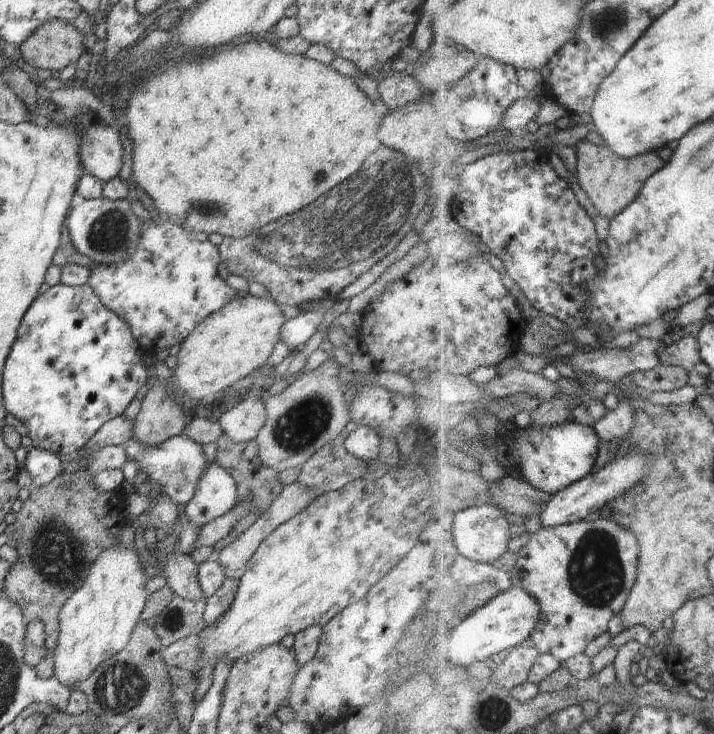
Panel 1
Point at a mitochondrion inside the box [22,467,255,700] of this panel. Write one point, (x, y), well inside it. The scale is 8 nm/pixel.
(57, 552)

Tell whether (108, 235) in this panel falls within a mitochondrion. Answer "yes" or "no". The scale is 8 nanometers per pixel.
yes

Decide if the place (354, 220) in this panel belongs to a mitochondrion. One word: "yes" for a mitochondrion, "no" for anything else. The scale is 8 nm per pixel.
yes

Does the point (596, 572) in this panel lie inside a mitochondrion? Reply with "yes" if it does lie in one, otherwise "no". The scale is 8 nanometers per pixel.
yes

